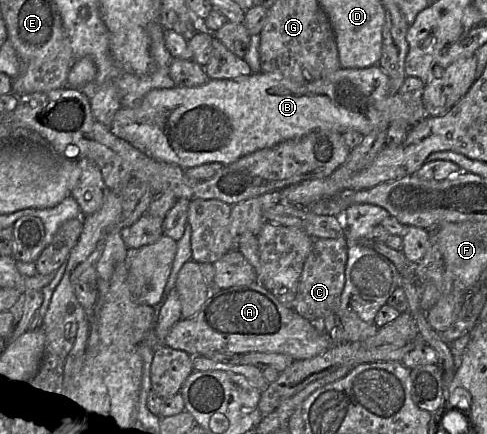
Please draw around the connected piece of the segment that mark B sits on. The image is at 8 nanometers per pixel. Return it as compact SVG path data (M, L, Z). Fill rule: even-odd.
M379 64L366 68L339 68L313 82L300 83L274 73L251 73L236 79L209 79L196 87L175 86L153 89L134 105L121 106L109 126L111 133L146 155L183 169L219 162L223 165L257 150L274 147L314 130L338 133L357 131L363 136L376 128L386 129L395 120L404 120L409 128L427 117L421 91L391 93L389 78Z

